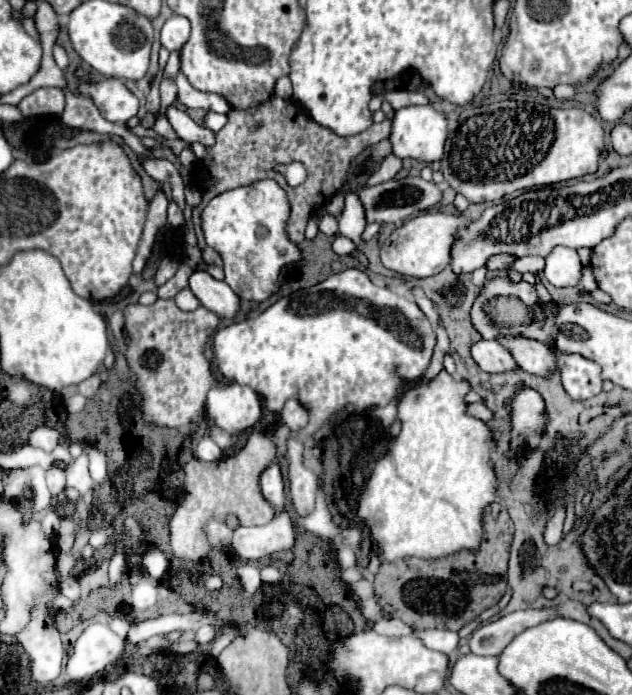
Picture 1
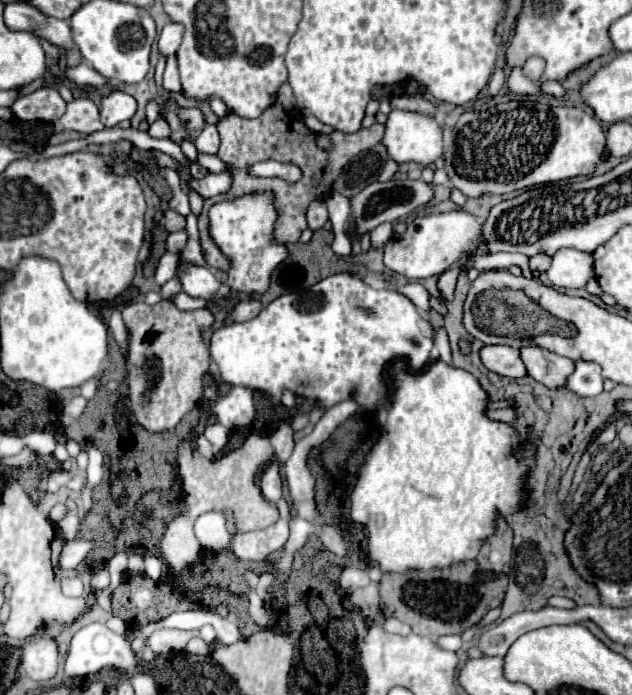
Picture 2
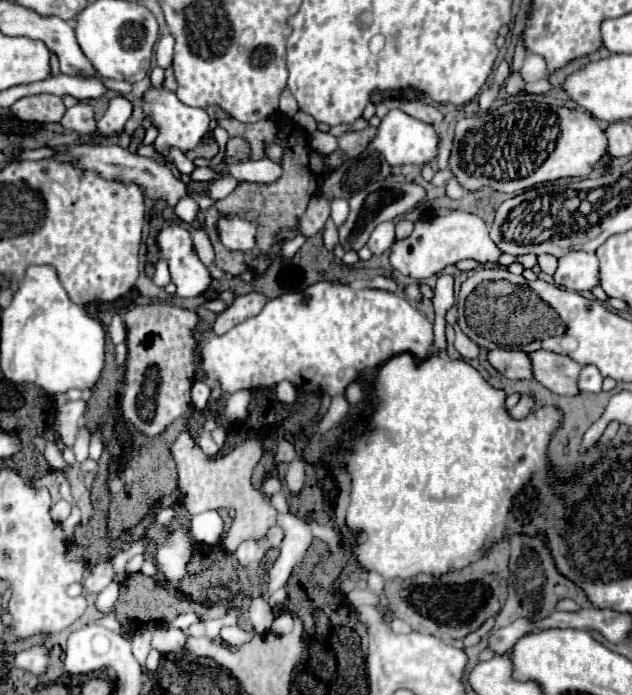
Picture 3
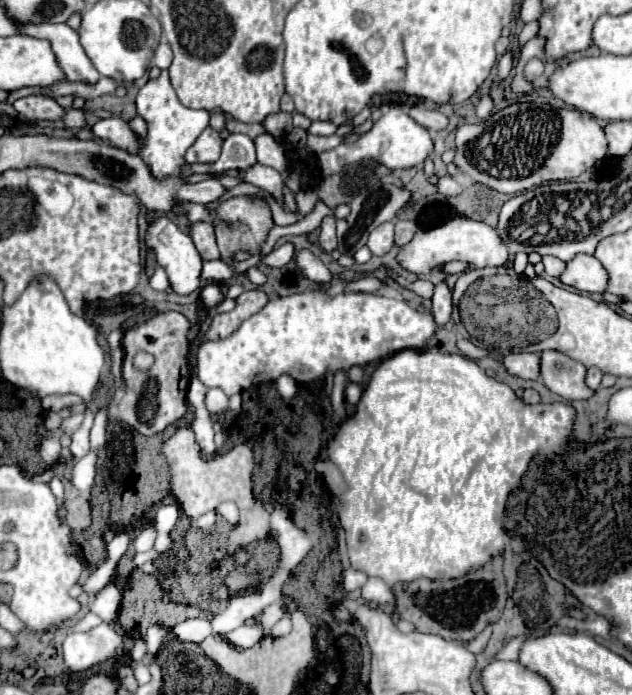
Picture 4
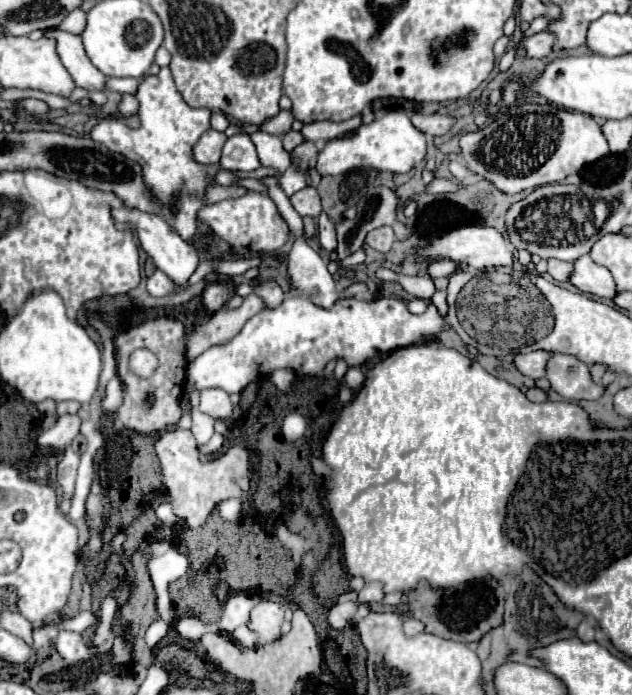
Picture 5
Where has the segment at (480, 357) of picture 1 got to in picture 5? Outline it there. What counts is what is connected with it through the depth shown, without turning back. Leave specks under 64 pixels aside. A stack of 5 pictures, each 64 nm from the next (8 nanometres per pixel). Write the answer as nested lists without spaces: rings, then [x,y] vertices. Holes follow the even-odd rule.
[[[536,350],[536,352],[528,352],[528,354],[516,354],[514,356],[514,366],[524,376],[528,376],[532,380],[538,380],[538,378],[544,378],[548,358],[550,358],[550,352],[544,352],[544,350]]]

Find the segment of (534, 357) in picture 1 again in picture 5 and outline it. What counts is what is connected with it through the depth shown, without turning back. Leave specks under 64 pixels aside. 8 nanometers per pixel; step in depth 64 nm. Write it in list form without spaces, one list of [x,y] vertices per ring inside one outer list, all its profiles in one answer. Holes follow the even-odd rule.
[[[554,352],[550,356],[550,362],[546,364],[546,380],[554,392],[572,402],[598,400],[604,392],[602,386],[590,380],[590,368],[568,354]]]

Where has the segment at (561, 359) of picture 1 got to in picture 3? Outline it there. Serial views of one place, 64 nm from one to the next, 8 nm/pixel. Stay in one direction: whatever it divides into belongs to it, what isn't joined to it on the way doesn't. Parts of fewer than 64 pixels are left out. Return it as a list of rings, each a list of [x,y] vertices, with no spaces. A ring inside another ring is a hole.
[[[582,366],[578,376],[578,390],[580,392],[600,392],[602,390],[602,376],[596,366]]]

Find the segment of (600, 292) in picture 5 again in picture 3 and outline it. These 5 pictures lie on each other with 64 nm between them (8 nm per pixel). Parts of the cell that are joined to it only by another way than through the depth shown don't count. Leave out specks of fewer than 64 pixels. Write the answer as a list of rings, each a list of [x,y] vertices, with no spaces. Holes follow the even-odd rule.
[[[568,252],[558,258],[558,268],[552,274],[554,284],[564,286],[566,290],[590,290],[594,288],[598,278],[598,258],[590,252]]]

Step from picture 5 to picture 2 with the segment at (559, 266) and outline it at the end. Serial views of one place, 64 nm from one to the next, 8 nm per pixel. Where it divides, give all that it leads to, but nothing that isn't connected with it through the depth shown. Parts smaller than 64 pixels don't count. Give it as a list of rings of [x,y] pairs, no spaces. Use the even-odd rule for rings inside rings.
[[[536,254],[530,258],[530,270],[536,270],[536,272],[546,272],[548,266],[550,266],[550,256],[546,254]]]

